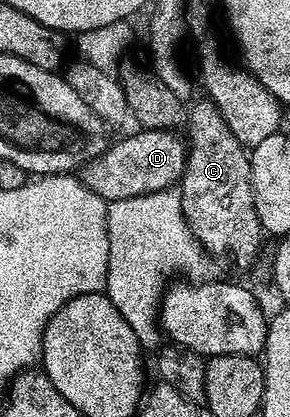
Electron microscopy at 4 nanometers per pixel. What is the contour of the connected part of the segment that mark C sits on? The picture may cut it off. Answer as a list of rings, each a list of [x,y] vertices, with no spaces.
[[[208,99],[200,100],[194,100],[187,113],[189,137],[185,173],[179,182],[181,206],[193,234],[206,253],[214,258],[226,257],[245,269],[256,259],[263,238],[251,187],[250,150],[231,135],[231,127],[227,127],[215,103]]]

